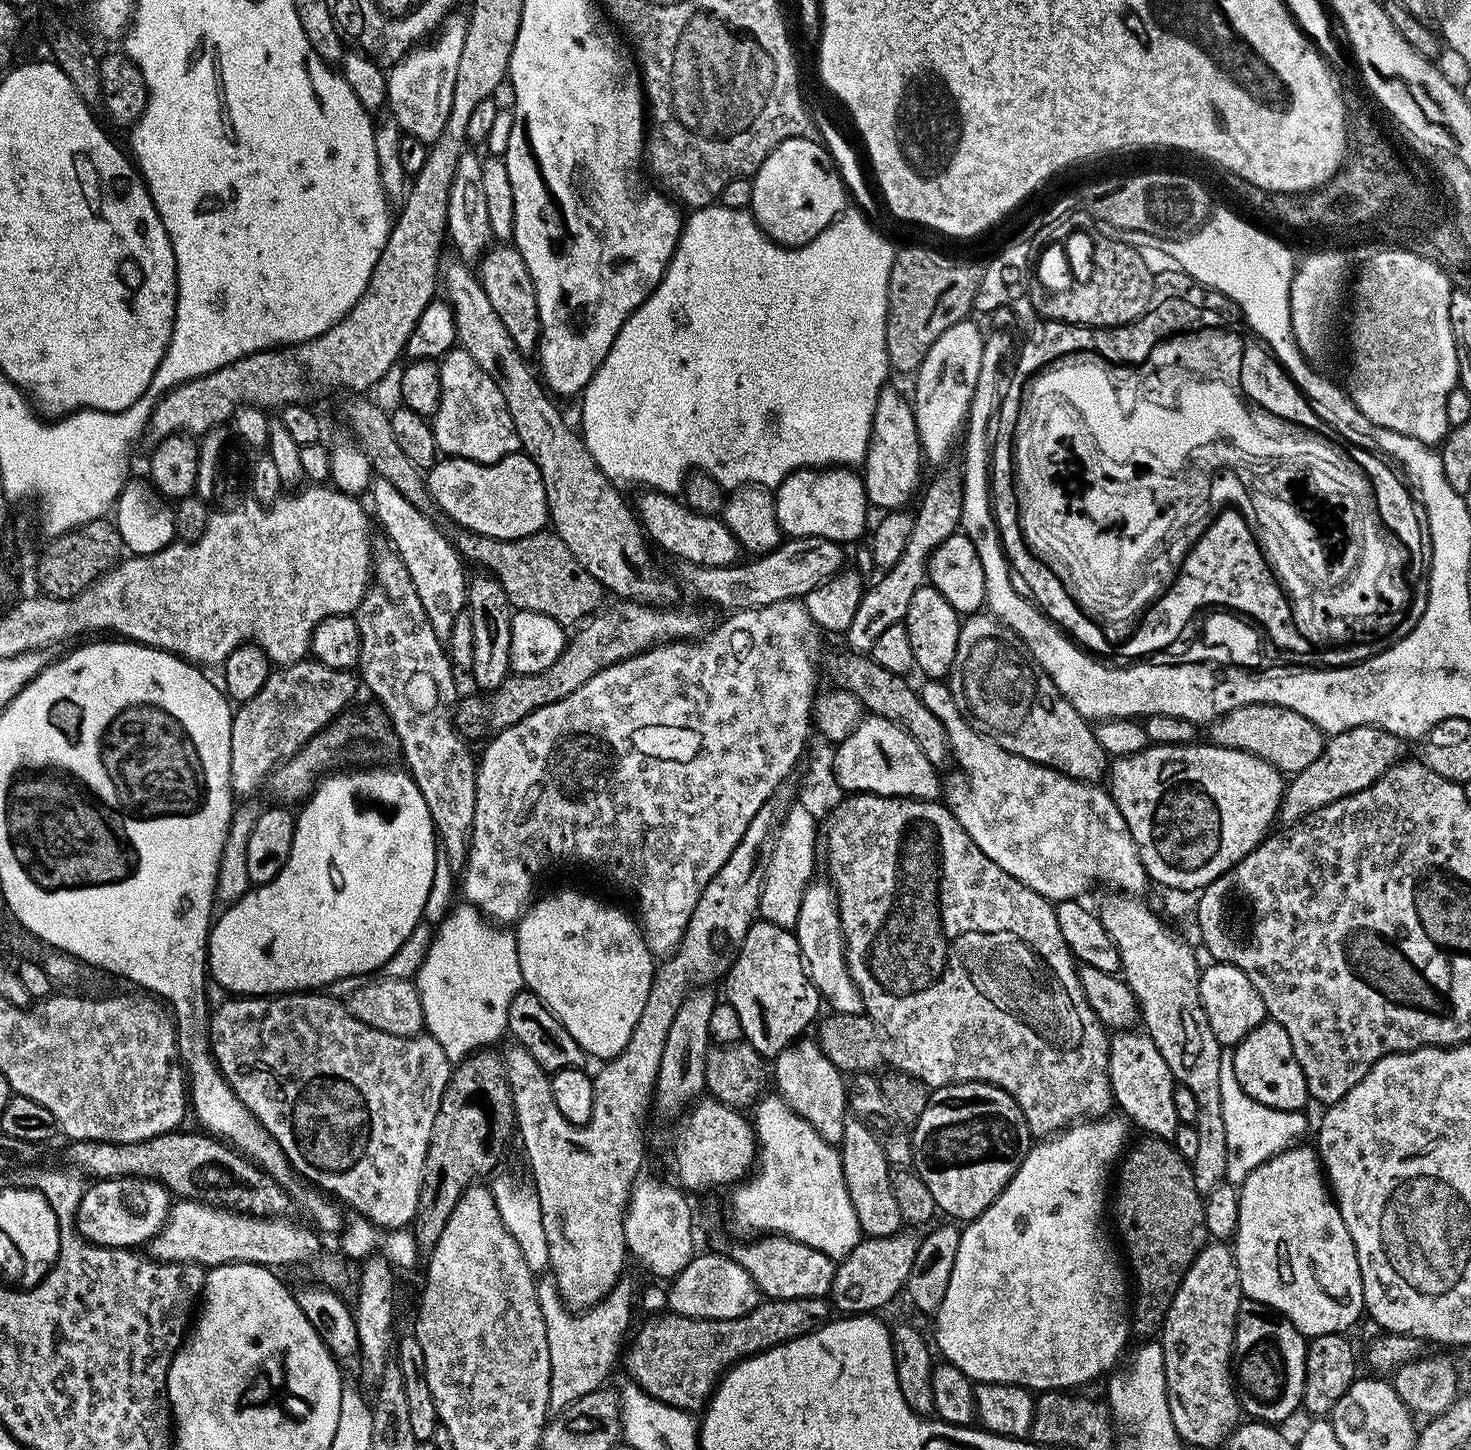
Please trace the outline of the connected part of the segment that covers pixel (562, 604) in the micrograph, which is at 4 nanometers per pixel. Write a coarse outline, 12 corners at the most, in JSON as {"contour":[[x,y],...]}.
{"contour":[[551,531],[452,541],[517,611],[572,628],[603,589]]}

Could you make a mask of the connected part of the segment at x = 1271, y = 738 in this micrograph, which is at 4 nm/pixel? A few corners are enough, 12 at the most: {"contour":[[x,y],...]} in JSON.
{"contour":[[1247,704],[1207,725],[1207,739],[1295,774],[1326,733],[1298,710]]}

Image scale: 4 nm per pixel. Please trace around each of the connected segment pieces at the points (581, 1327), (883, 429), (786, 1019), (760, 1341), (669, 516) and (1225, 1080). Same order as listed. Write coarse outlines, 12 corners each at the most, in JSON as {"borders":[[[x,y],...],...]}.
{"borders":[[[552,1273],[537,1299],[550,1349],[548,1411],[603,1387],[630,1324],[621,1277],[573,1312]],[[878,394],[862,465],[869,505],[903,509],[920,484],[913,407]],[[757,919],[726,972],[746,1043],[775,1058],[821,1015],[789,929]],[[819,1296],[725,1320],[656,1314],[623,1353],[658,1402],[696,1414],[732,1365],[818,1331]],[[644,490],[649,541],[688,566],[727,568],[738,545],[723,519]],[[1220,1061],[1226,1180],[1303,1141],[1300,1112],[1254,1102]]]}

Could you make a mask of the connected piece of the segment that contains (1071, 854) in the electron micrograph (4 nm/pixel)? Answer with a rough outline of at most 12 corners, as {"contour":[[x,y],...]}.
{"contour":[[947,683],[946,803],[990,862],[1049,902],[1148,871],[1103,787],[976,732]]}

